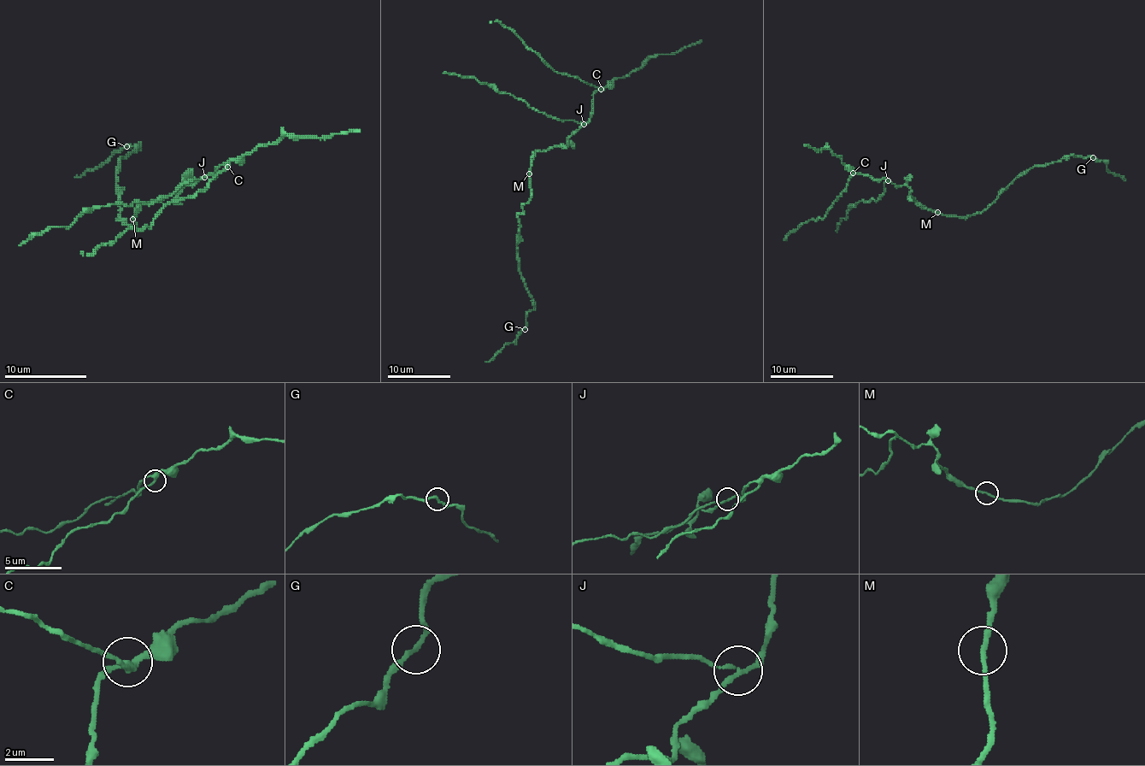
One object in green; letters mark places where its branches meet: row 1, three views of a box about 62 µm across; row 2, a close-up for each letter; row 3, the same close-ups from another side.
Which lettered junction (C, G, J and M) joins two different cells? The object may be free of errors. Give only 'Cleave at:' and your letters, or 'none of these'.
Cleave at: J

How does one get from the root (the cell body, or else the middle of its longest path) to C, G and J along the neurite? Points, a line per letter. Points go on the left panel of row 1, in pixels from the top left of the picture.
C: (138, 208), (143, 204), (176, 194), (184, 183), (195, 185), (205, 177), (215, 175), (221, 165), (227, 167)
G: (138, 208), (132, 220), (134, 225), (118, 220), (118, 161), (138, 144), (126, 146)
J: (138, 208), (143, 204), (176, 194), (184, 183), (192, 185), (205, 177)

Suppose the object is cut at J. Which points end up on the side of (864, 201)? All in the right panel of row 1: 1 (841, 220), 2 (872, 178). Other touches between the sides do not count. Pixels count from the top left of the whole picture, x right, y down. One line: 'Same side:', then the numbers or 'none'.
Same side: 1

